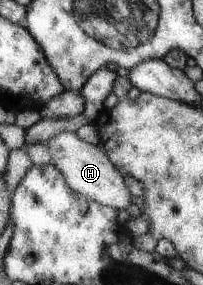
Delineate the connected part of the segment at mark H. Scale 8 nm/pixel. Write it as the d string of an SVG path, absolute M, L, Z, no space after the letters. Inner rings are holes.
M58 133L48 140L52 155L52 166L66 179L68 186L82 196L119 210L127 210L132 204L132 193L126 186L124 175L112 164L100 145L96 146L80 139L76 133Z

